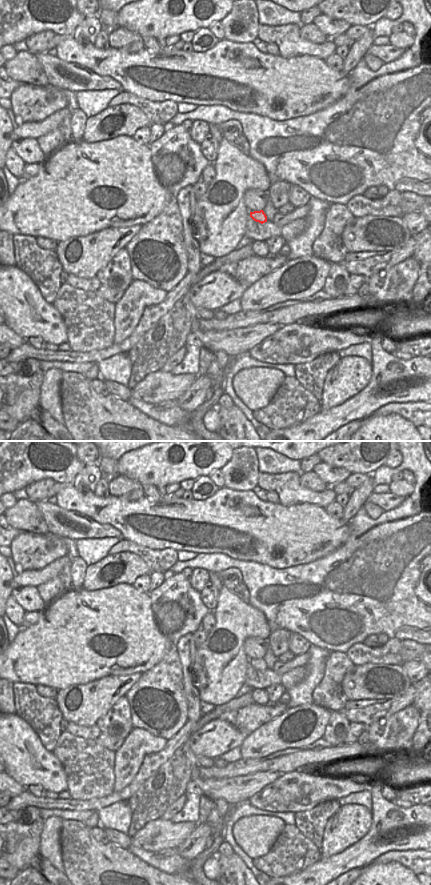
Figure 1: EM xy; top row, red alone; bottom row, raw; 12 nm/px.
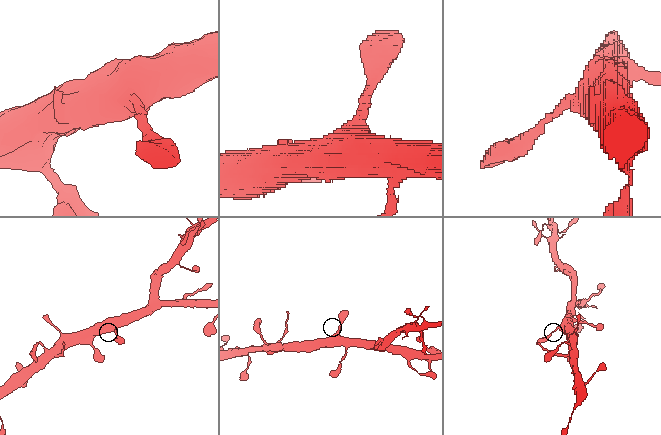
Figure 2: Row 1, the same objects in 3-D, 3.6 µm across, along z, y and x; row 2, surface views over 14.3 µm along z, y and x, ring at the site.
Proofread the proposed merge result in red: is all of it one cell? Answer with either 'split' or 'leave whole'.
leave whole

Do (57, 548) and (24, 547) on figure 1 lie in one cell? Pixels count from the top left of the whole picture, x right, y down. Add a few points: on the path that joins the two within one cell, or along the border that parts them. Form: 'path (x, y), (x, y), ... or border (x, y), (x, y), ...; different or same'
path (49, 550), (32, 547); same

